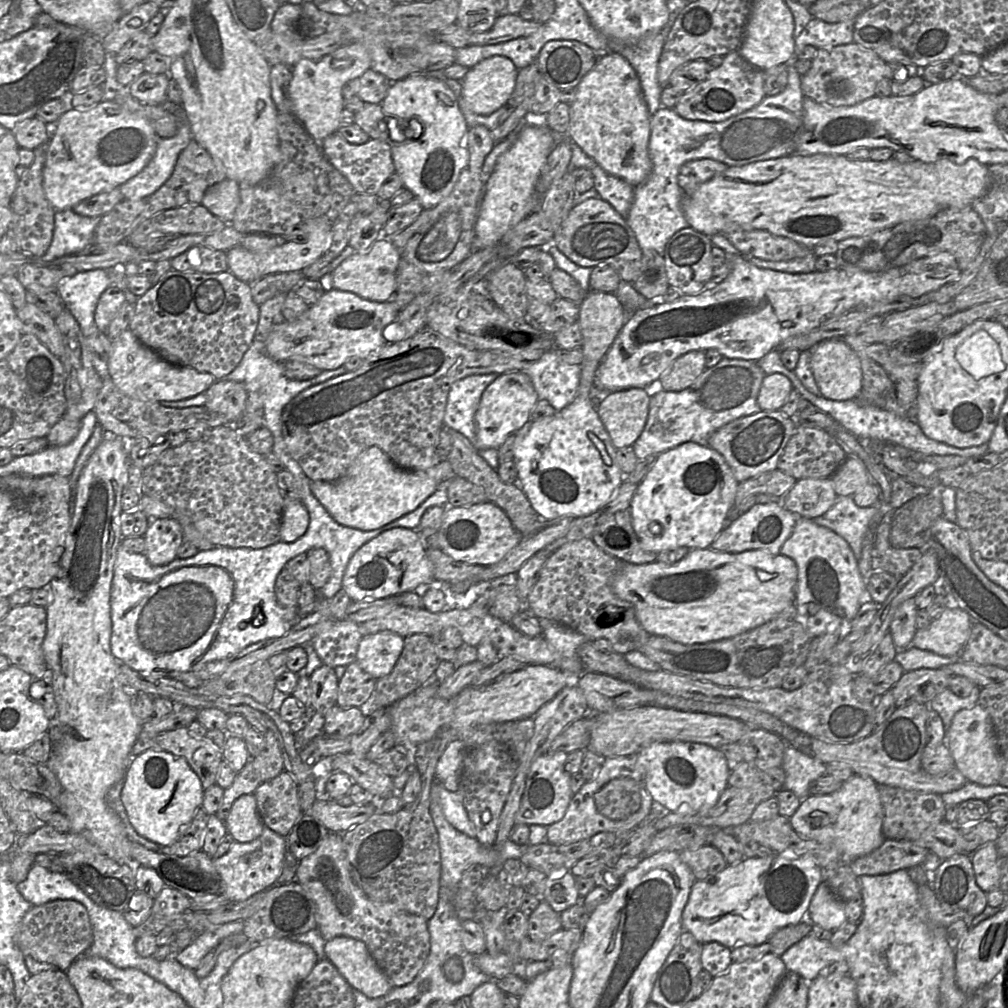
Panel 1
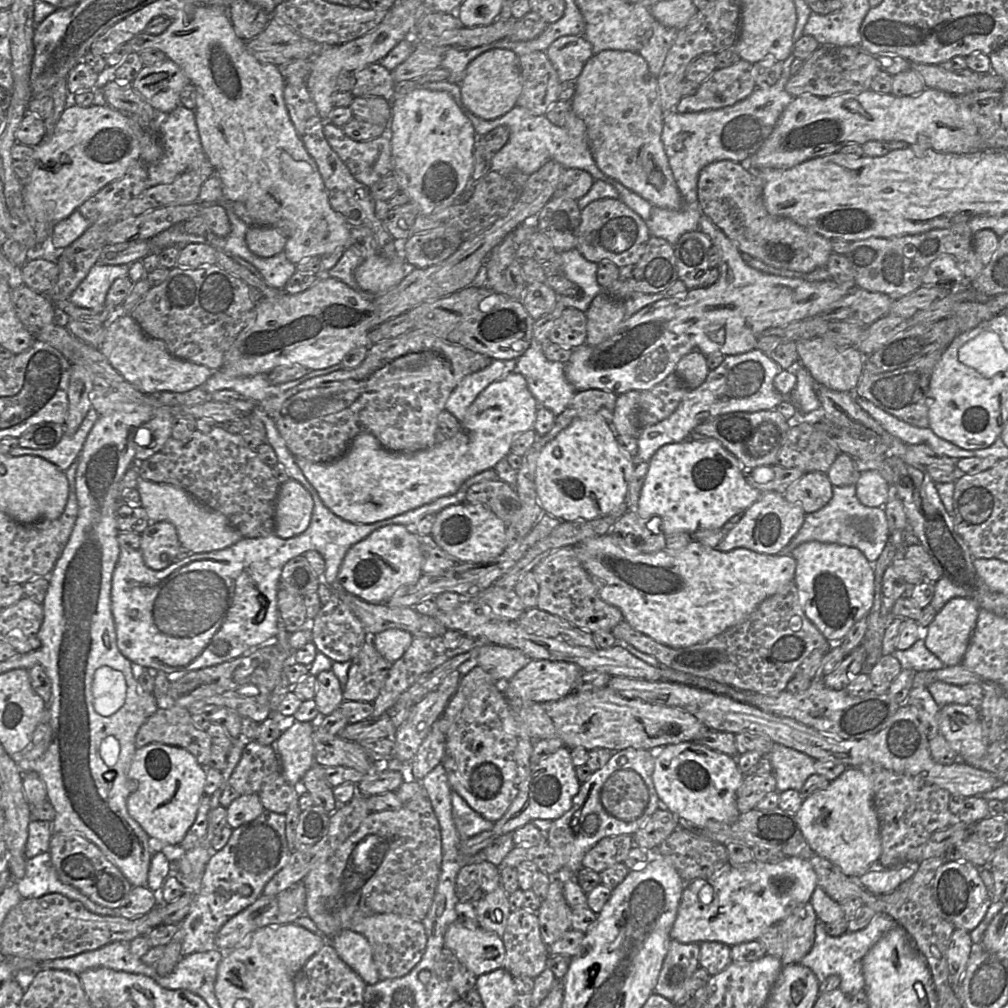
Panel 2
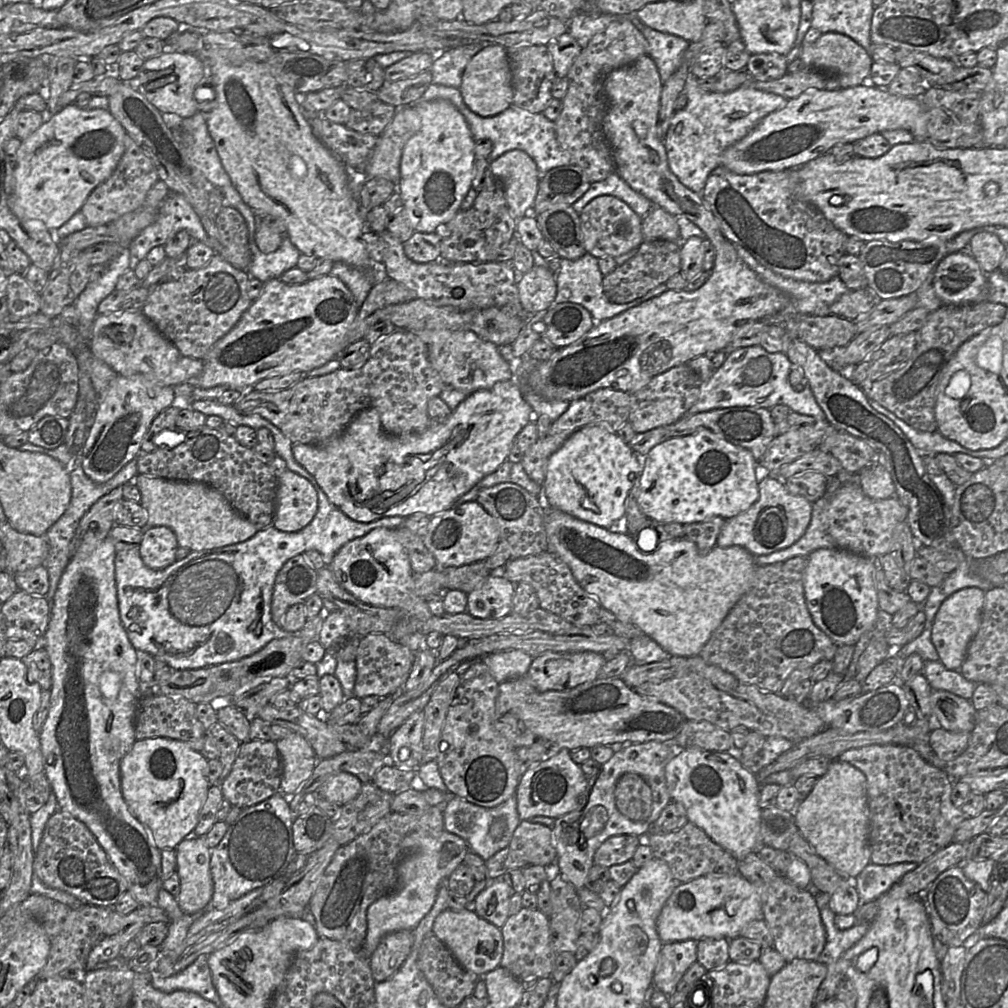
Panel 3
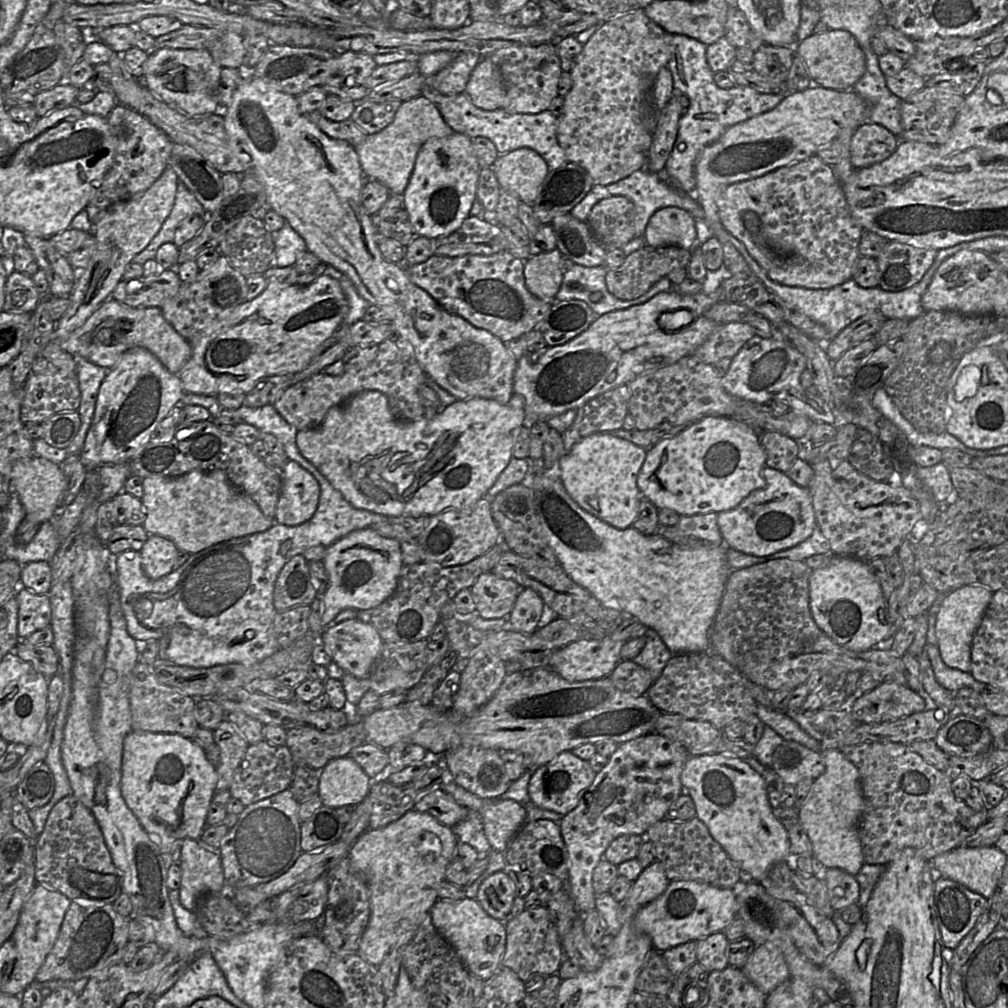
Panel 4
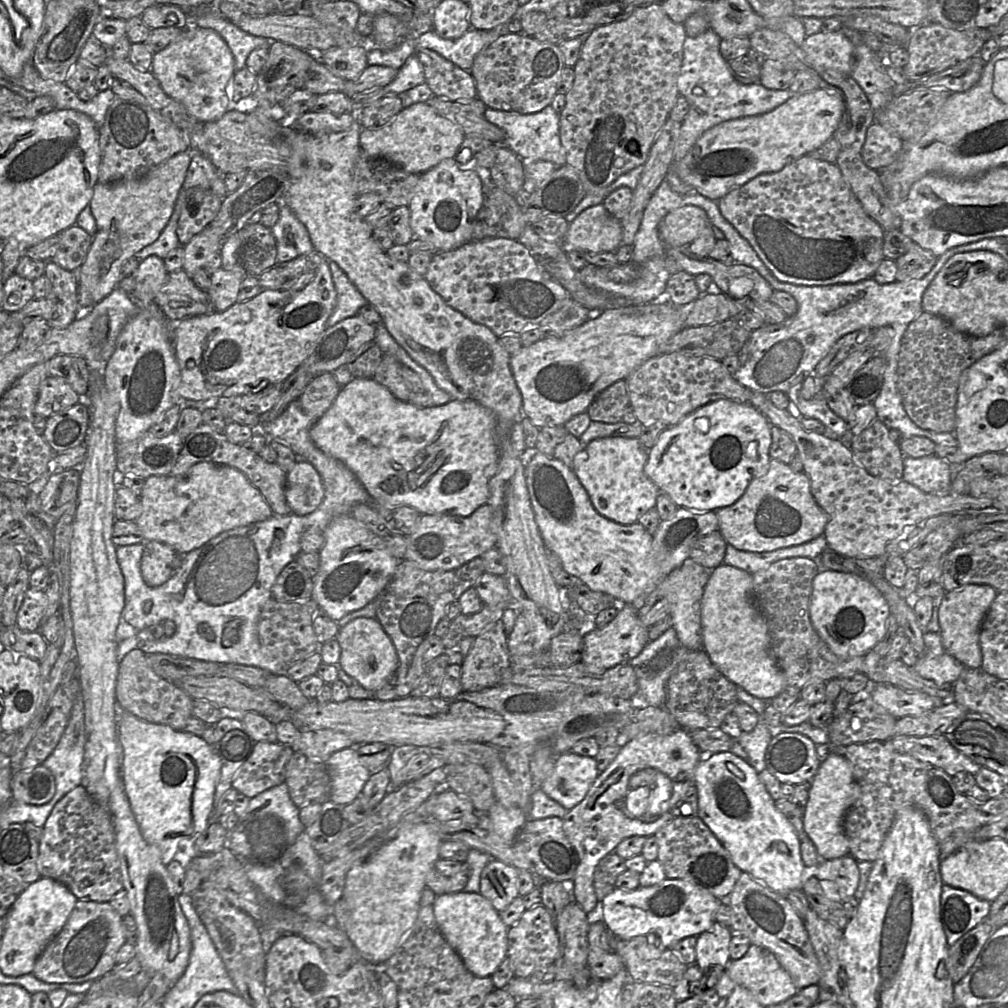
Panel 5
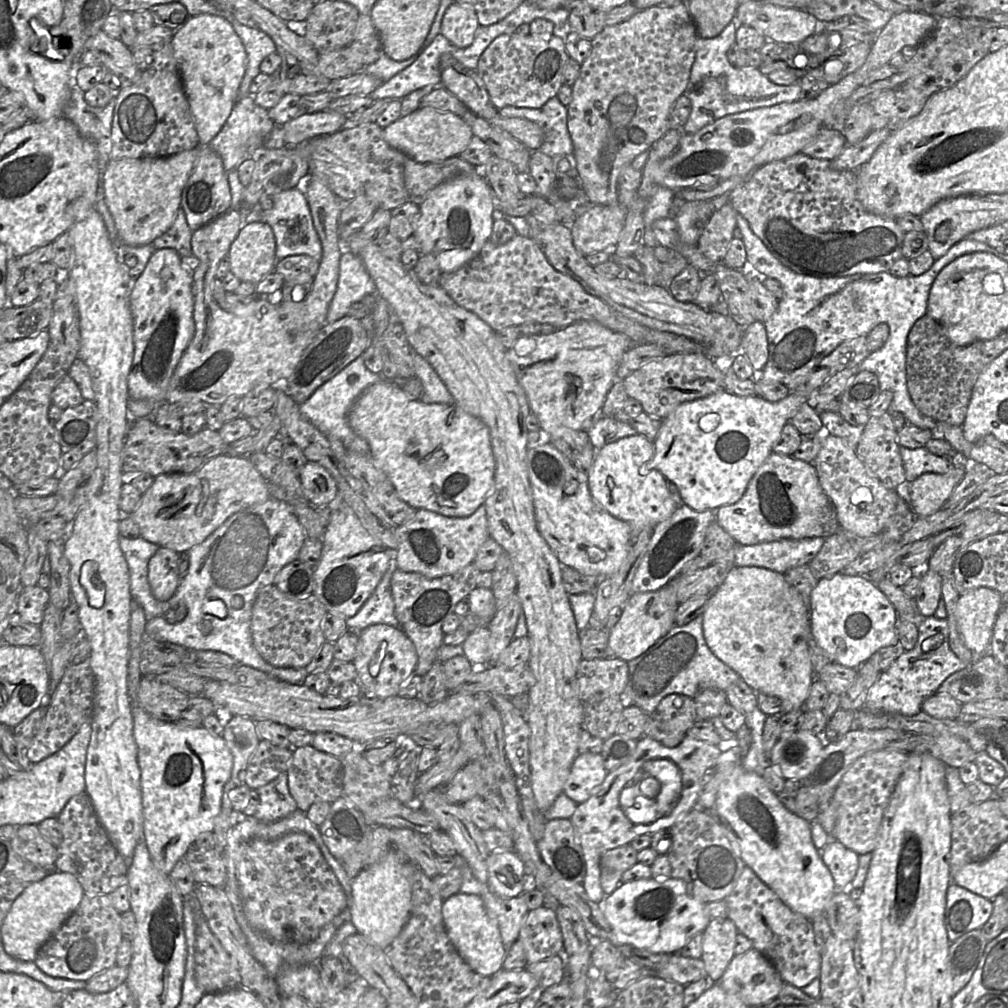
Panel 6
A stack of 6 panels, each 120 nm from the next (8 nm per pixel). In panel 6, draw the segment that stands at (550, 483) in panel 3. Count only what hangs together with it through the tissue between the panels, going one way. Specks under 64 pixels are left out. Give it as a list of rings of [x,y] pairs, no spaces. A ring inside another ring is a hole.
[[[637,433],[600,448],[587,474],[591,495],[612,516],[631,526],[632,537],[643,528],[668,519],[678,508],[665,477],[653,466],[653,456],[654,443]]]

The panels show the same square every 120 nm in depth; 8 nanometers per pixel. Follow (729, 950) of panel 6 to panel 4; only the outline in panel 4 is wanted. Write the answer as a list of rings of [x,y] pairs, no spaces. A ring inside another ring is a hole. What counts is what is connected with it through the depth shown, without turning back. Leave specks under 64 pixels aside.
[[[723,931],[713,933],[697,941],[697,962],[707,971],[725,969],[729,963],[727,958],[728,939]]]

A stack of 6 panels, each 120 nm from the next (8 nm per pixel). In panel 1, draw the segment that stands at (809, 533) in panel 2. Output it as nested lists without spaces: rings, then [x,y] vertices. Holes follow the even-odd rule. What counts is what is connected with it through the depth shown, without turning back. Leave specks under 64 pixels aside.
[[[837,495],[834,505],[827,512],[811,520],[845,539],[858,560],[864,535],[871,520],[880,510],[878,502],[869,507],[859,507],[853,496]]]

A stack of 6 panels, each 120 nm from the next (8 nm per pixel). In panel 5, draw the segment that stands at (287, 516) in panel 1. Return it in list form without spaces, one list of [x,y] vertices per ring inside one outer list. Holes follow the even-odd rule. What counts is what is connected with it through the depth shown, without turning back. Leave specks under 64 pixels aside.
[[[297,457],[294,467],[287,472],[285,496],[291,513],[299,516],[314,512],[324,498],[324,485],[316,468]]]

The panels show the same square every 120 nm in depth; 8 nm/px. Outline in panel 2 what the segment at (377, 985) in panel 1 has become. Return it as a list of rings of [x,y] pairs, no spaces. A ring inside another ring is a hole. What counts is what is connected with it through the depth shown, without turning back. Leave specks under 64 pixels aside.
[[[342,930],[325,941],[330,942],[341,960],[357,973],[366,985],[373,985],[379,982],[380,977],[374,962],[372,948],[362,934],[351,930]]]

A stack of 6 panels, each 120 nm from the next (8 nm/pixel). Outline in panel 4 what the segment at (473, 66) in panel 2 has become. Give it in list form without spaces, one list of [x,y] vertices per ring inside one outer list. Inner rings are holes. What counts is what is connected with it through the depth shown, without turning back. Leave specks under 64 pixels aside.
[[[488,56],[482,57],[470,74],[464,93],[477,108],[493,111],[504,106],[506,91],[497,66]]]

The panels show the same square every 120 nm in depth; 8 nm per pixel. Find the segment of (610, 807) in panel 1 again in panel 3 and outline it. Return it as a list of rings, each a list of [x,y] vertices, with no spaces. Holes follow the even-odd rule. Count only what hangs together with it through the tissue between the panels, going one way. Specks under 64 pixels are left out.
[[[625,773],[615,788],[617,809],[632,821],[645,821],[652,809],[652,792],[646,781],[638,774]]]

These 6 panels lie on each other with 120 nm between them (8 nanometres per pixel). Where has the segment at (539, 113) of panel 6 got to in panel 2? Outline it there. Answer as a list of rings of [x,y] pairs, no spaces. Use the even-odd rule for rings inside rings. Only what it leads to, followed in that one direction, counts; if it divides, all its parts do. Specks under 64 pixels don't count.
[[[442,81],[442,82],[429,82],[425,83],[421,86],[422,88],[433,90],[433,91],[445,91],[449,93],[461,111],[464,113],[464,115],[470,120],[474,131],[478,136],[483,136],[493,130],[494,128],[498,126],[506,126],[509,129],[509,139],[506,142],[506,144],[497,152],[495,152],[492,155],[491,159],[491,169],[492,171],[498,172],[499,174],[509,177],[509,174],[511,173],[524,173],[526,175],[531,175],[534,172],[536,172],[540,167],[542,167],[546,162],[553,160],[561,164],[564,168],[577,168],[584,171],[587,171],[594,180],[602,180],[605,182],[610,183],[615,187],[615,189],[618,192],[618,199],[620,199],[625,205],[627,205],[631,210],[633,210],[635,213],[637,213],[643,220],[647,221],[651,216],[651,211],[653,208],[653,205],[639,196],[638,194],[632,192],[625,186],[623,186],[618,181],[609,178],[606,176],[596,165],[592,153],[588,147],[587,142],[587,136],[586,136],[586,142],[576,142],[567,132],[567,130],[563,127],[556,126],[552,124],[545,115],[533,115],[530,112],[528,112],[525,108],[522,108],[518,106],[517,104],[506,114],[502,115],[501,117],[498,117],[493,120],[484,120],[482,118],[477,117],[473,113],[471,113],[463,104],[461,99],[461,90],[460,90],[460,84],[452,83],[449,81]]]

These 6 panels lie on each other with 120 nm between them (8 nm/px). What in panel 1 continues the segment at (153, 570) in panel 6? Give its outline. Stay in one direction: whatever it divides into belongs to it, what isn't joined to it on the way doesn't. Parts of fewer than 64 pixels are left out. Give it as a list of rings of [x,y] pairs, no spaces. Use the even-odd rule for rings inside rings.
[[[174,518],[151,520],[143,537],[144,555],[155,566],[167,565],[175,560],[184,542],[182,527]]]

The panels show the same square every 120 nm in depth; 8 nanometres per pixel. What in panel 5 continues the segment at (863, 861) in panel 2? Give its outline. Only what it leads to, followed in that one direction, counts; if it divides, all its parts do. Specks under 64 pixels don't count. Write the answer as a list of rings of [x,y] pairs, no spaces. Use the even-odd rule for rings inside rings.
[[[830,752],[812,779],[803,815],[804,830],[815,845],[820,860],[831,860],[849,854],[849,842],[844,833],[843,819],[858,797],[859,787],[854,779],[850,763],[843,755]]]

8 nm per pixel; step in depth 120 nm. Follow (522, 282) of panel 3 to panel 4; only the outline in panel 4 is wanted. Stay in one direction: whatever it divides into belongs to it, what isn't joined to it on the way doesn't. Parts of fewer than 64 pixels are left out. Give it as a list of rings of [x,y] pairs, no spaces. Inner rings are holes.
[[[554,248],[548,252],[541,251],[525,260],[524,280],[532,295],[553,302],[564,274],[564,269],[561,268],[563,258],[560,251]]]

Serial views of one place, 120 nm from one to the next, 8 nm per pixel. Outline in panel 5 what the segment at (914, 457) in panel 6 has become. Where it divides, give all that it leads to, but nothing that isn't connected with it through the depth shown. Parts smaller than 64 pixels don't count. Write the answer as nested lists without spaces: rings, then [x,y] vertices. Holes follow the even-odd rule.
[[[935,454],[921,458],[904,456],[902,480],[927,494],[949,495],[952,466]]]

